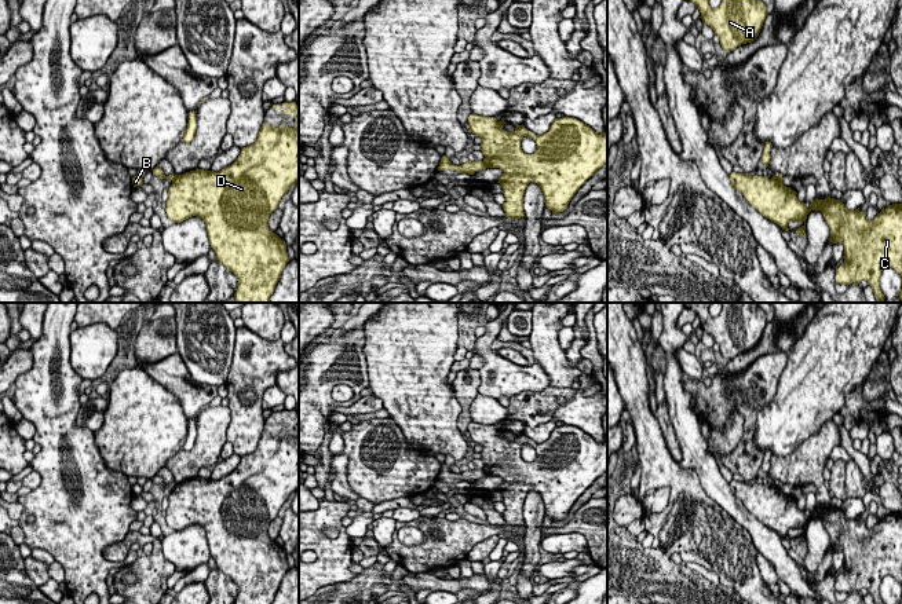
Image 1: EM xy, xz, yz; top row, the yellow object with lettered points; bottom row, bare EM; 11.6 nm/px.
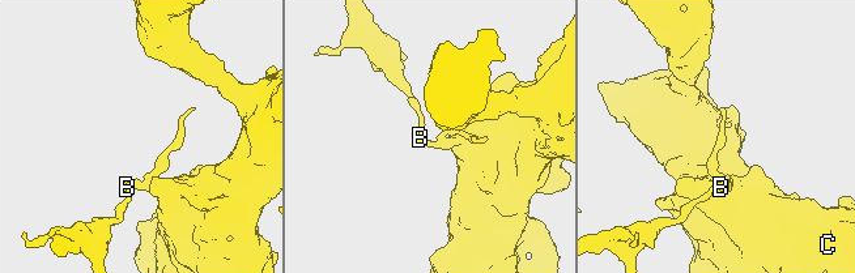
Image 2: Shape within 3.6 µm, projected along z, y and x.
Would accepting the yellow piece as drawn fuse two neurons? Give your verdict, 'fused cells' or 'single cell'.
fused cells

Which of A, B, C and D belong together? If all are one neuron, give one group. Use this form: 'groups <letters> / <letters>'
groups A C D / B

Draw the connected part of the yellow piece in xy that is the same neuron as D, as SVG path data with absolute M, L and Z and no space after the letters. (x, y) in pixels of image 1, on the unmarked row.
M288 409L282 414L286 417L284 418L278 413L273 413L273 417L280 417L282 422L293 422L295 436L282 432L273 436L264 431L256 450L241 457L238 466L231 473L219 480L197 476L183 483L175 483L168 497L167 524L174 531L182 531L191 524L198 524L205 530L209 553L215 559L216 568L238 586L234 604L271 604L289 570L285 549L269 537L270 523L278 516L288 498L299 490L299 414L296 410Z

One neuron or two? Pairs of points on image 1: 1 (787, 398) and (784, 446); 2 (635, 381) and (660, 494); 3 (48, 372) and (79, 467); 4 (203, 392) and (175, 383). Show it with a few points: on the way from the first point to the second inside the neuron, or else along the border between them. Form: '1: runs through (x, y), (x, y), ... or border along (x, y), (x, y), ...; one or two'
1: runs through (787, 410), (784, 434); one
2: border along (661, 486), (669, 490), (669, 502), (665, 509); two
3: runs through (51, 395), (55, 431), (68, 443); one
4: runs through (196, 392), (190, 392), (182, 384); one

